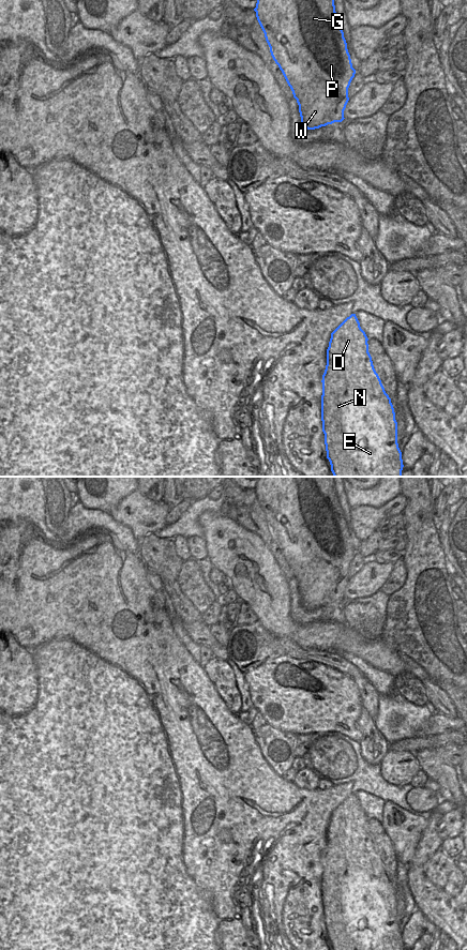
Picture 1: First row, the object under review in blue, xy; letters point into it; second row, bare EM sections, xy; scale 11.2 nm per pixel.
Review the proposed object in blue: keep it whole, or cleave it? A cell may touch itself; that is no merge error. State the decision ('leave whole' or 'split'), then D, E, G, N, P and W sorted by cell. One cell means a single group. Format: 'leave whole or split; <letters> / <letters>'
leave whole; D E G N P W

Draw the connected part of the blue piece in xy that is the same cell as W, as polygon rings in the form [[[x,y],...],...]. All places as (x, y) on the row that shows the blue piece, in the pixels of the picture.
[[[257,0],[254,11],[271,56],[297,100],[302,125],[315,130],[342,122],[356,70],[334,0]]]

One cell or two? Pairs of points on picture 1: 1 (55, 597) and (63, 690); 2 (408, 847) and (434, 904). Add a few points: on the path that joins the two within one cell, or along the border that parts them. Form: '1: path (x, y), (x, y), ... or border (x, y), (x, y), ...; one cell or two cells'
1: path (55, 620), (55, 666); one cell
2: border (422, 833), (415, 855), (407, 864); two cells

